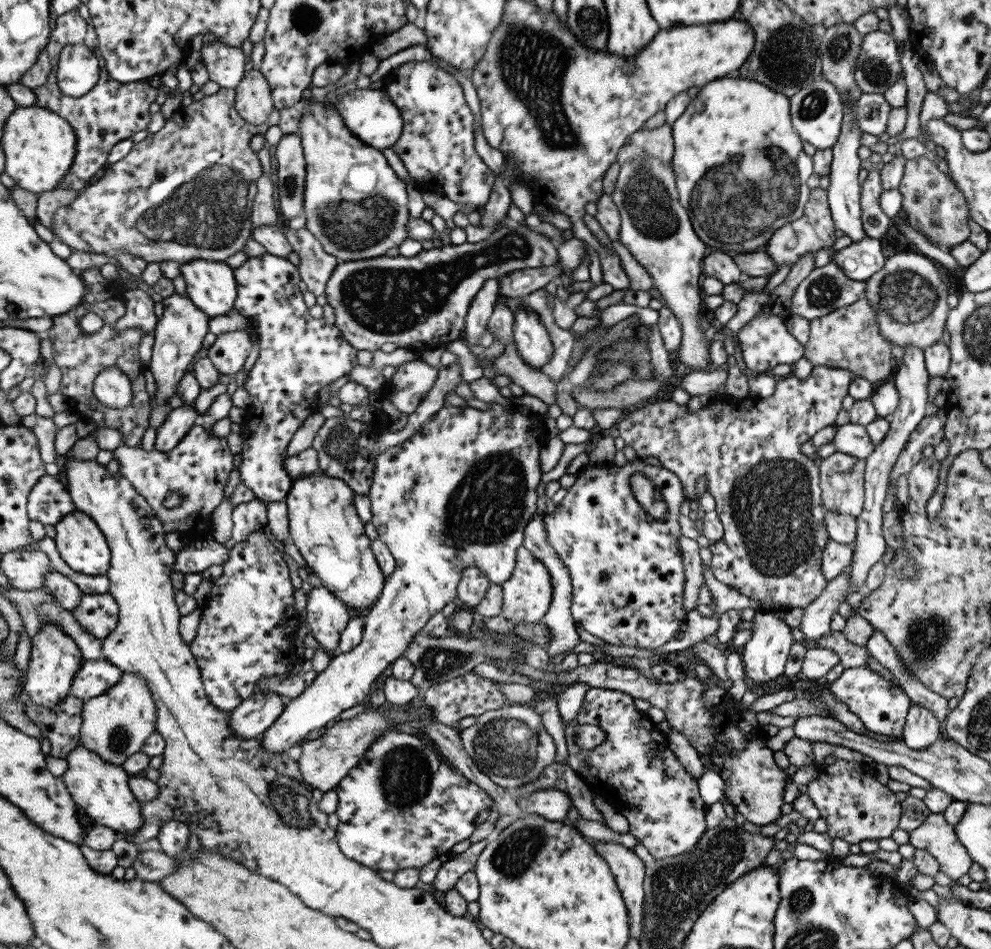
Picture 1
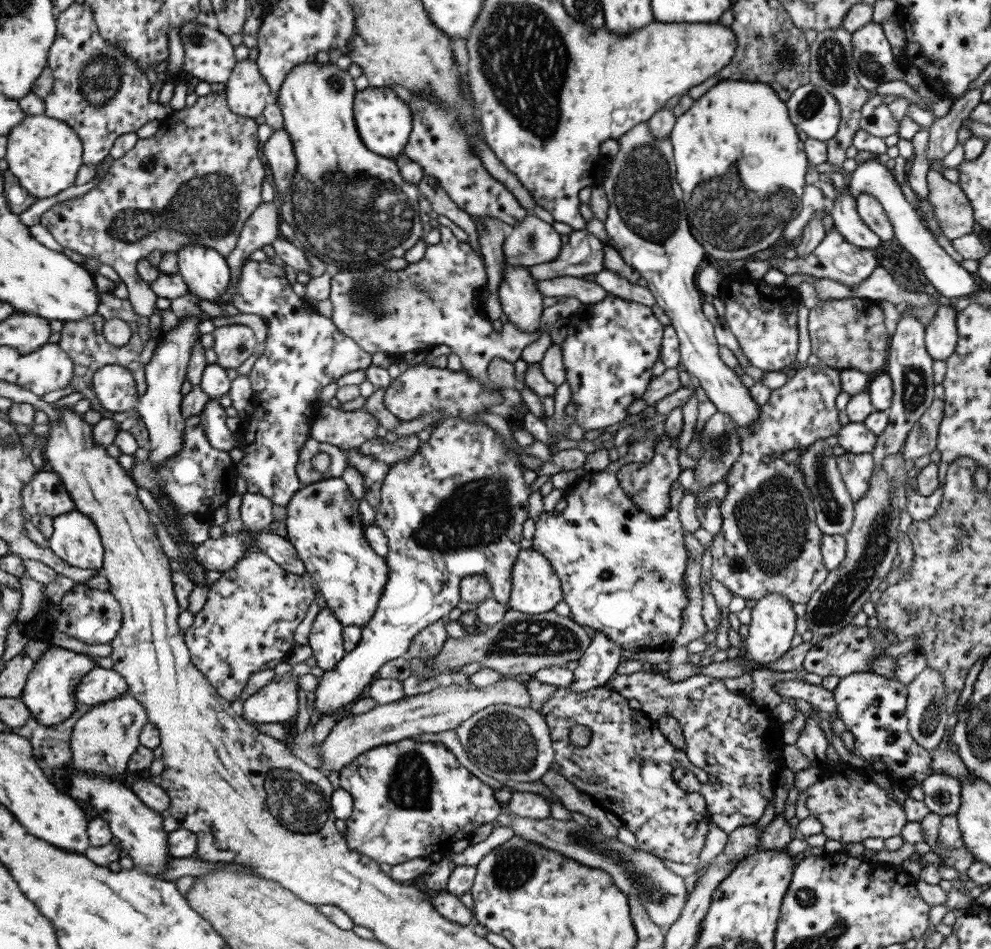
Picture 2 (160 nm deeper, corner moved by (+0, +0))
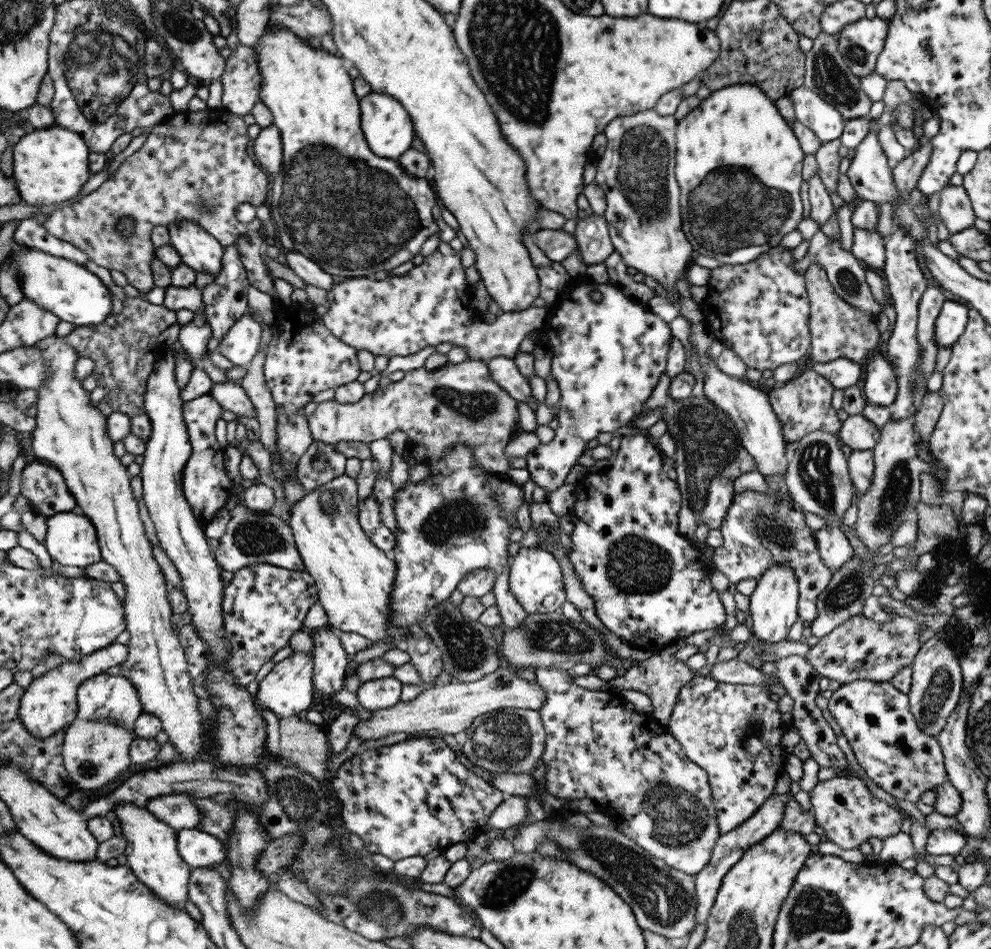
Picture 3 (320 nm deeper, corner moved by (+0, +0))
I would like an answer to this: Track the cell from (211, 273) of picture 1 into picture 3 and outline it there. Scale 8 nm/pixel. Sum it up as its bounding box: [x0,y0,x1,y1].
[169,221,225,278]

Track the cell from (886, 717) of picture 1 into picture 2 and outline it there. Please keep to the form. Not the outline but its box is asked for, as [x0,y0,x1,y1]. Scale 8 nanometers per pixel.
[831,672,934,790]

